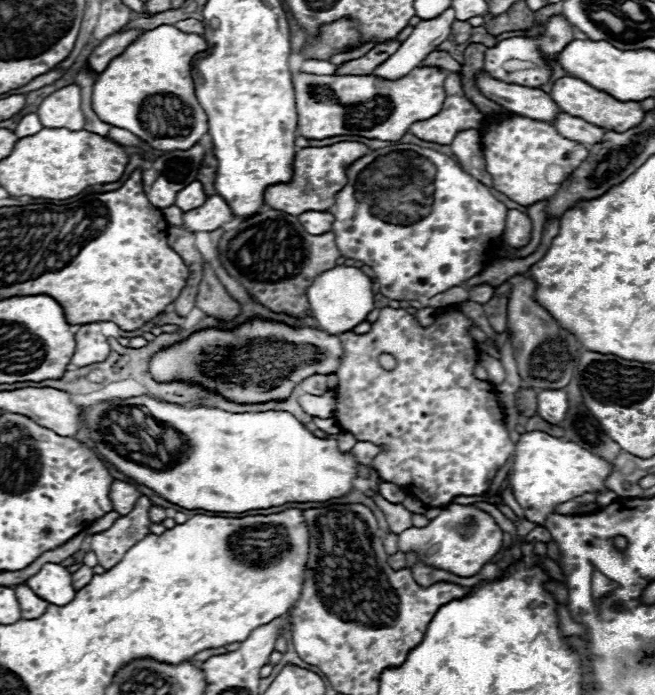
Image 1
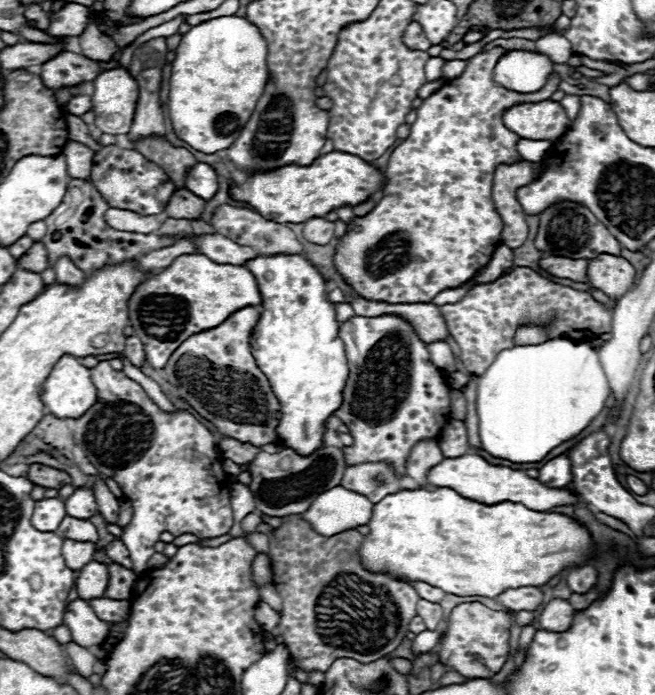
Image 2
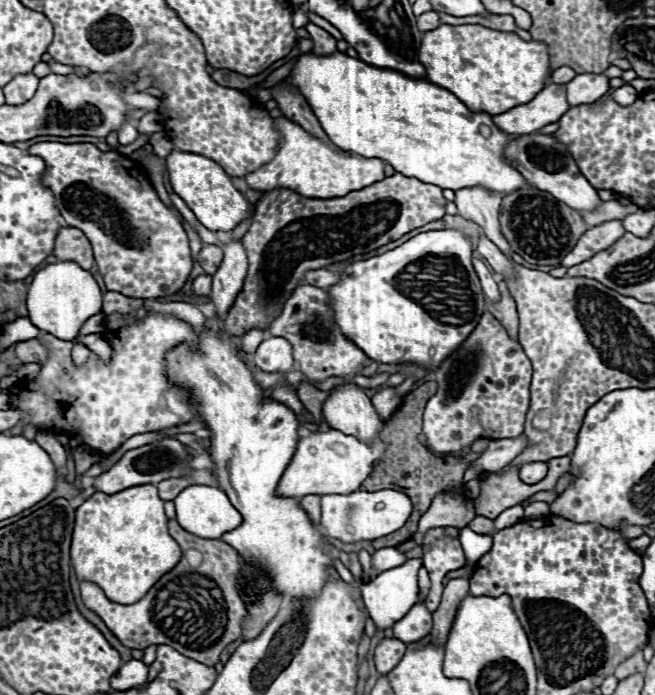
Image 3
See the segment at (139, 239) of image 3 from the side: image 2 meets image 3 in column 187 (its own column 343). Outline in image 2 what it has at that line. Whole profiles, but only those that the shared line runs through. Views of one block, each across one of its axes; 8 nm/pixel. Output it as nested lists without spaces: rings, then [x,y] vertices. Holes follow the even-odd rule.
[[[504,48],[478,52],[468,60],[466,70],[458,78],[448,80],[416,108],[416,122],[410,126],[408,138],[390,154],[380,202],[366,216],[354,216],[346,234],[336,242],[334,268],[356,296],[386,304],[430,302],[438,292],[470,280],[486,266],[492,252],[500,246],[502,220],[492,202],[492,178],[498,164],[520,160],[516,152],[516,142],[520,138],[504,126],[502,112],[518,102],[548,100],[560,82],[560,78],[552,74],[544,88],[532,94],[518,94],[502,88],[492,80],[492,74],[504,52]]]

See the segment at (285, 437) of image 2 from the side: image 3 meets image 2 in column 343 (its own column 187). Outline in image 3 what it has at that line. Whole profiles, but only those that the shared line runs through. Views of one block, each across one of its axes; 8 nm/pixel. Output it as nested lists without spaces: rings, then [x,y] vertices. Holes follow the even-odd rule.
[[[218,316],[206,318],[204,330],[196,330],[198,334],[198,348],[192,350],[188,342],[178,344],[166,354],[166,376],[170,384],[182,386],[188,390],[188,400],[196,406],[200,418],[204,418],[206,428],[210,430],[210,446],[208,452],[214,460],[212,472],[218,480],[218,486],[228,494],[230,502],[240,510],[242,524],[232,532],[226,532],[220,540],[230,544],[240,552],[244,562],[254,564],[270,576],[274,590],[280,596],[298,598],[298,600],[312,600],[330,580],[330,568],[334,568],[334,546],[324,538],[324,534],[312,524],[310,516],[302,510],[296,498],[276,496],[278,480],[282,472],[288,468],[296,446],[298,446],[298,418],[296,414],[286,408],[284,404],[266,398],[264,390],[256,384],[250,366],[244,362],[246,352],[242,350],[238,338],[226,334],[220,324]]]

